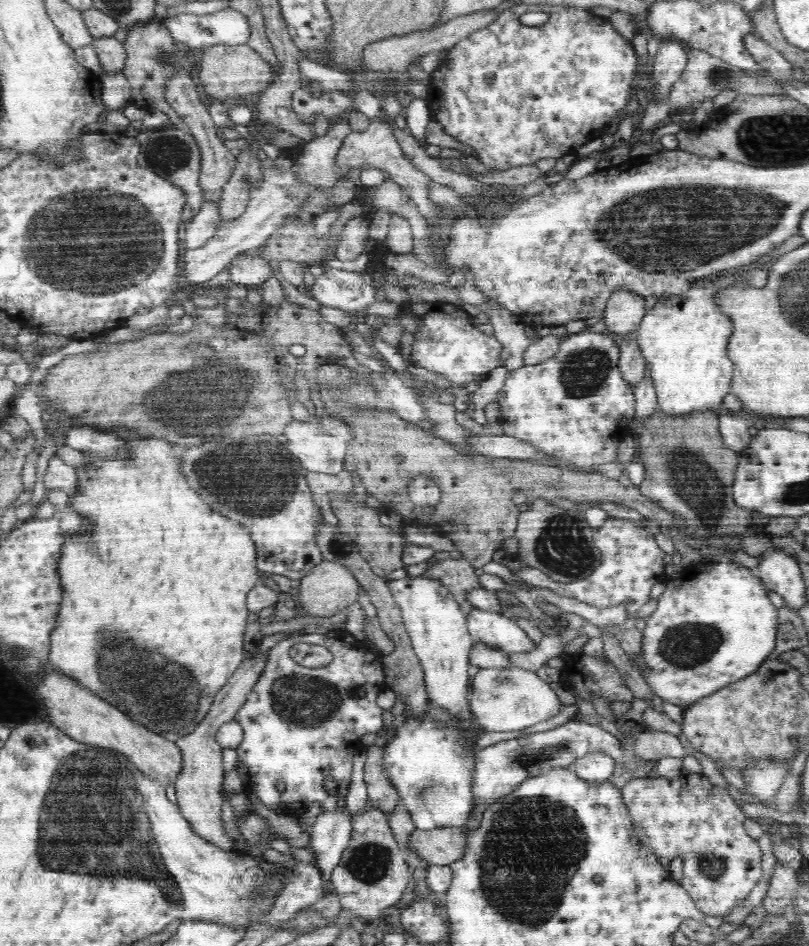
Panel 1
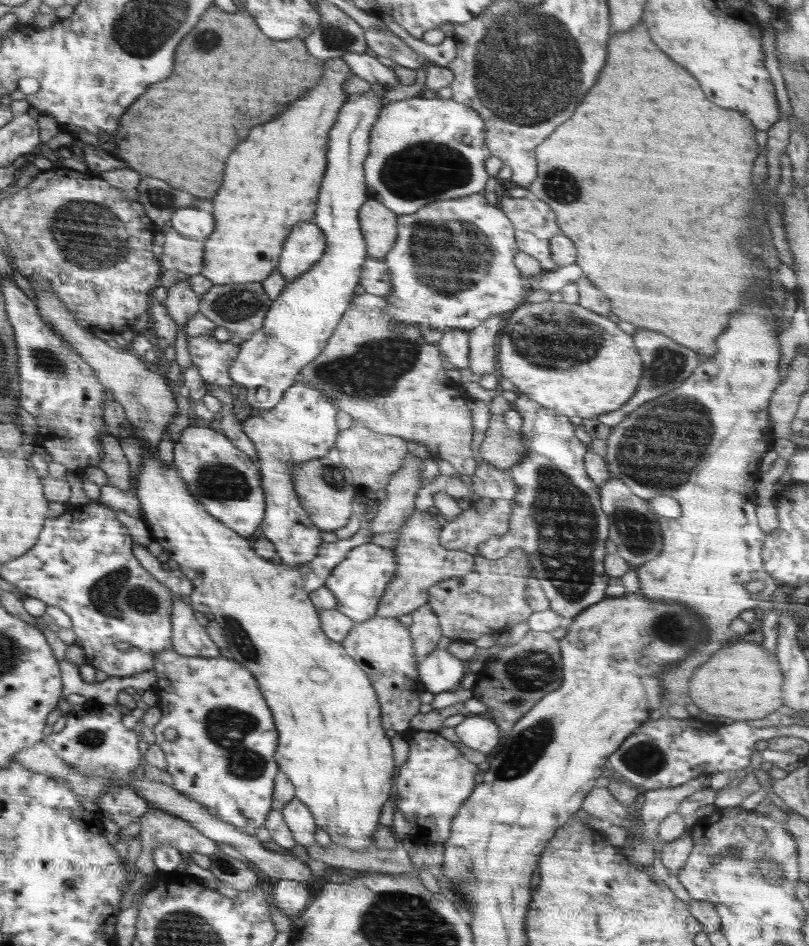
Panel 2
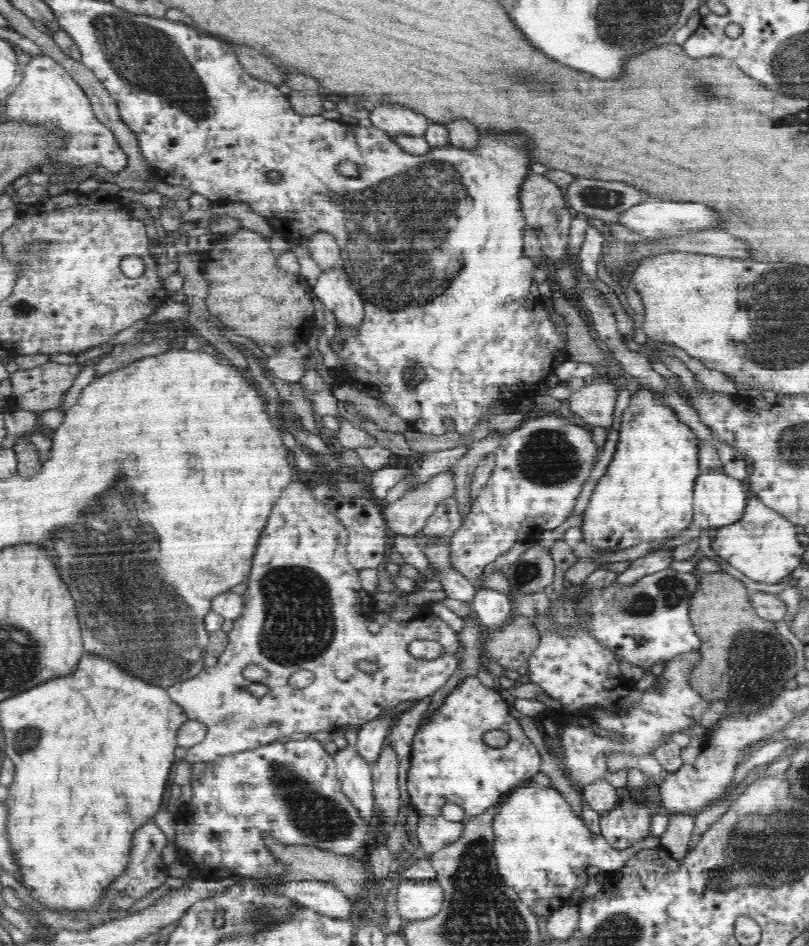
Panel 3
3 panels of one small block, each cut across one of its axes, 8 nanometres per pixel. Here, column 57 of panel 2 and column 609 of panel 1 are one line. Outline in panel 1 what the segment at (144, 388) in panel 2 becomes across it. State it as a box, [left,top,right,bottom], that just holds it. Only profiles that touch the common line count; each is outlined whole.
[605,289,646,338]

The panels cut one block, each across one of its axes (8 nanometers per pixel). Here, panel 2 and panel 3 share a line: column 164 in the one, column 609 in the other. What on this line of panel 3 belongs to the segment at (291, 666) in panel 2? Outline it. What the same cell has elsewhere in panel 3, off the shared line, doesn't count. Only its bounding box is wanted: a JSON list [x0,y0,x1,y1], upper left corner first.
[579,389,701,555]

